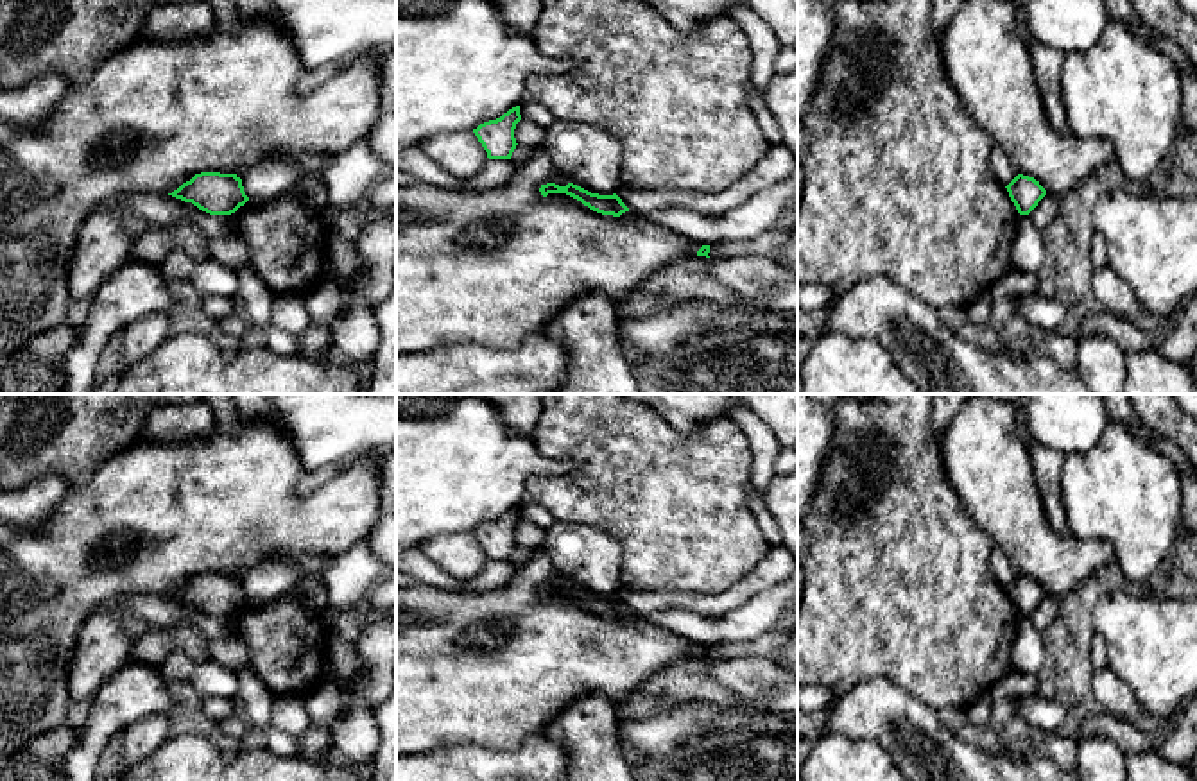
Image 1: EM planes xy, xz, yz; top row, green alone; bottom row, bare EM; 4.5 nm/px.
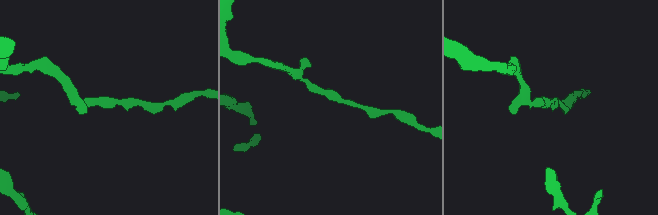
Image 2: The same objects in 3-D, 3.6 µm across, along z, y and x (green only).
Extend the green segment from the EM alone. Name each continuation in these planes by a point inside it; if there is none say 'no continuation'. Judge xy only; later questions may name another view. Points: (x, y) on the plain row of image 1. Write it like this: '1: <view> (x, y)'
no continuation

